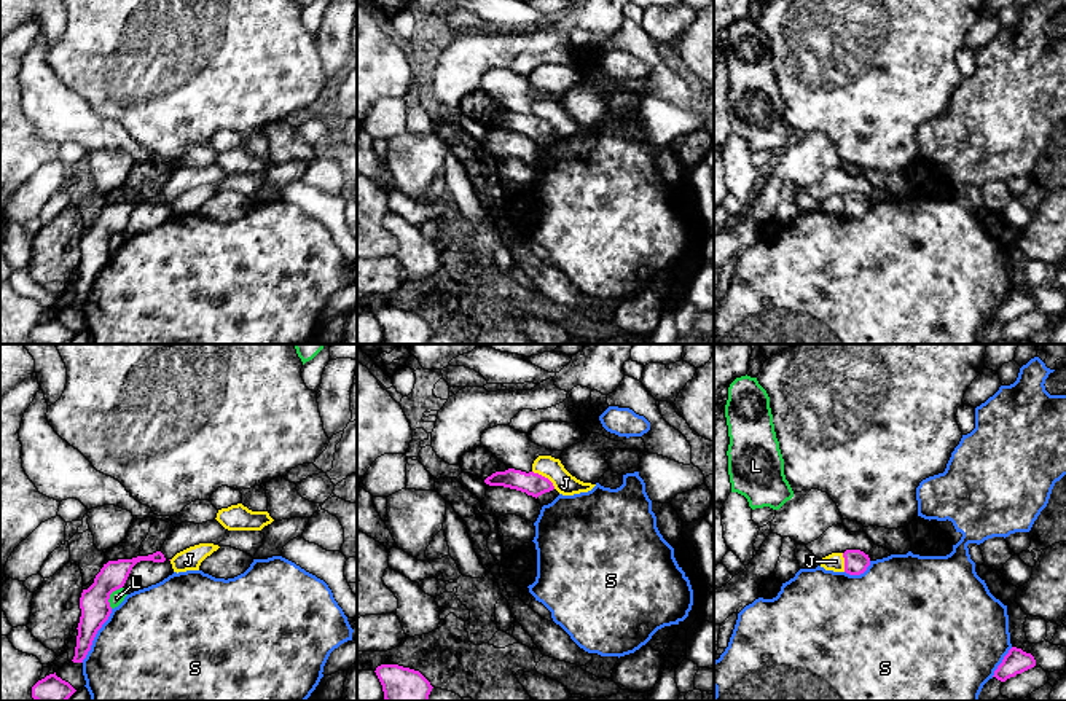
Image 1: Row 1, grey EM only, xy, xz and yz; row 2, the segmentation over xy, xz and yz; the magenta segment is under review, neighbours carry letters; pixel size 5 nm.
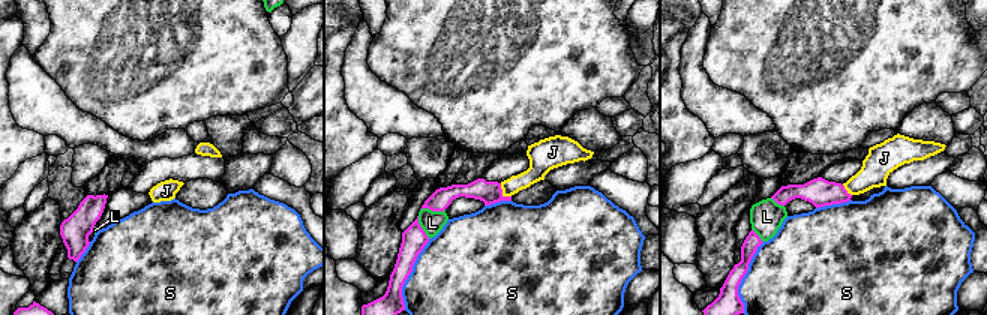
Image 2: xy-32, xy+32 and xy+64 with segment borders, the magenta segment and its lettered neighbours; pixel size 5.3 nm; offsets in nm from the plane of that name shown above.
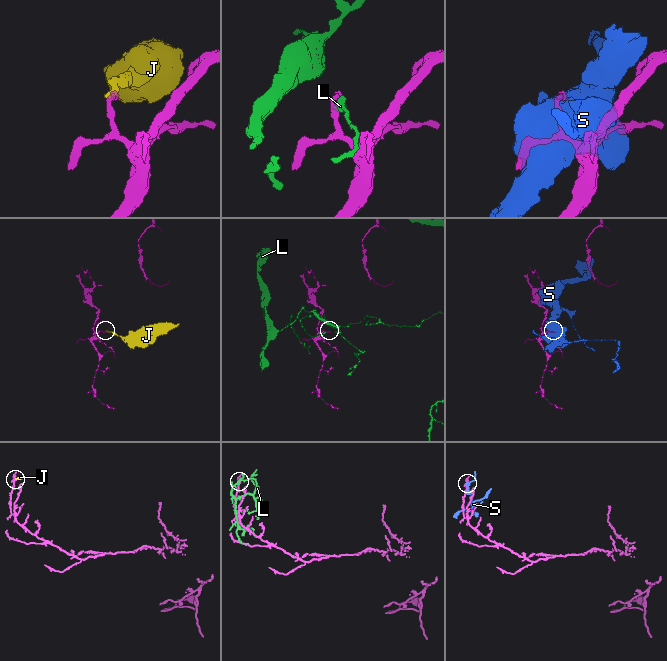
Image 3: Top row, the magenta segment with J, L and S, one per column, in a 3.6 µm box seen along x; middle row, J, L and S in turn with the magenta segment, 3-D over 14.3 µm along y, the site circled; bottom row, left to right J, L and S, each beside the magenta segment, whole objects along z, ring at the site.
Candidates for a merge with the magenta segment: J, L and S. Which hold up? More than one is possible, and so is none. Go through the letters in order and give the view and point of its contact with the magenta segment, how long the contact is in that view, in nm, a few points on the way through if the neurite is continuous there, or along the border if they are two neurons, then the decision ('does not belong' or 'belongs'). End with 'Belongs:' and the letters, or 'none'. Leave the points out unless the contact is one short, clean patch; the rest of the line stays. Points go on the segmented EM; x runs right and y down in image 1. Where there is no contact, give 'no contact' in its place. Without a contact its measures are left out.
J: meets magenta in xz at (544, 477); contact 150 nm long; border along xz (532, 470), (544, 475), (555, 488); does not belong
L: meets magenta in xy at (109, 596); contact 130 nm long; does not belong
S: meets magenta in xy at (94, 636); contact 320 nm long; does not belong
Belongs: none

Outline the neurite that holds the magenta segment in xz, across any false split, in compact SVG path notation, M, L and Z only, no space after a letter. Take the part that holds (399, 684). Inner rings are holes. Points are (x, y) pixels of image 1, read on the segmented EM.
M381 664L374 672L386 701L429 701L433 687L419 671L398 664Z

